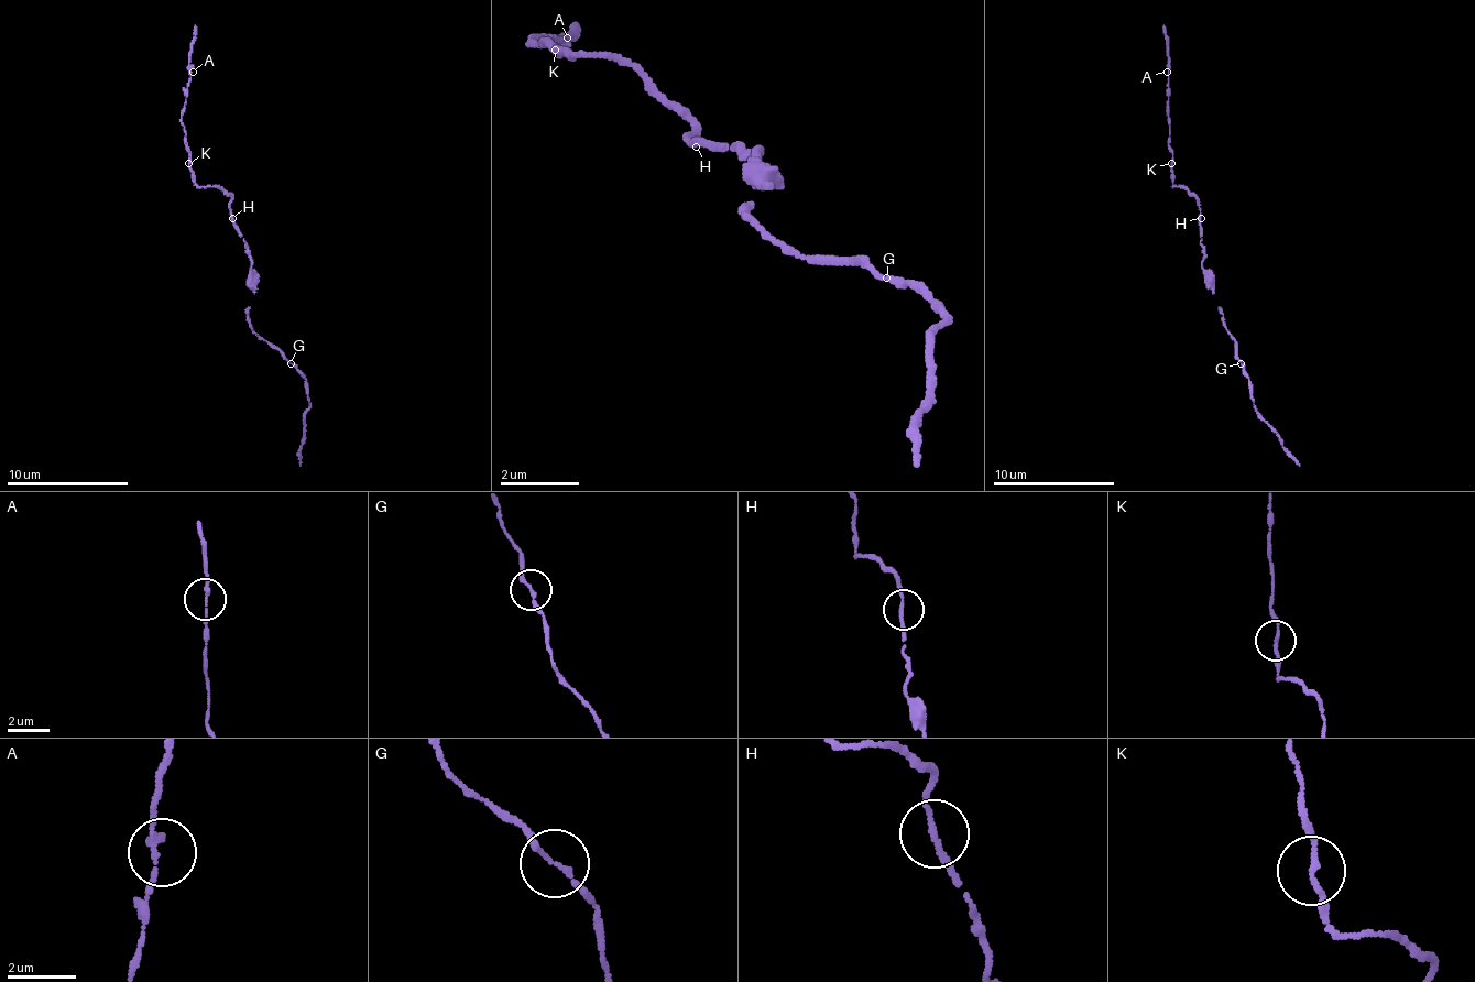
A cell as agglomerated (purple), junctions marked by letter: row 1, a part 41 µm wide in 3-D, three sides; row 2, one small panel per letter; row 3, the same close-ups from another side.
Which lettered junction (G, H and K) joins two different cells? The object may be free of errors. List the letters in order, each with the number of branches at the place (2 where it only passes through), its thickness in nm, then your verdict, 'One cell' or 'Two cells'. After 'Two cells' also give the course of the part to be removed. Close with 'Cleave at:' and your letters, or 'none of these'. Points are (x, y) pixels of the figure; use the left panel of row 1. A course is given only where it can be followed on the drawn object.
G: Branches: 2. Thickness 150 nm. One cell
H: Branches: 2. Thickness 150 nm. One cell
K: Branches: 2. Thickness 150 nm. One cell
Cleave at: none of these

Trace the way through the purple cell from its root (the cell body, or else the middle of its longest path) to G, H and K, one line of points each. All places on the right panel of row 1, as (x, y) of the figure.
G: (1204, 251), (1201, 260), (1204, 282), (1213, 291), (1225, 327), (1234, 337), (1234, 358), (1241, 363)
H: (1204, 251), (1201, 218)
K: (1204, 251), (1201, 208), (1182, 187), (1173, 187), (1170, 163)

